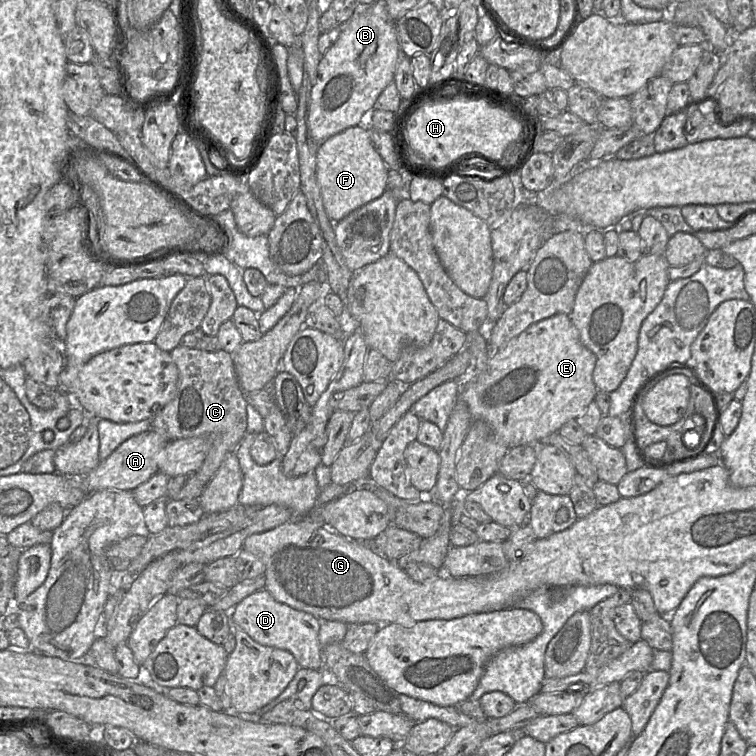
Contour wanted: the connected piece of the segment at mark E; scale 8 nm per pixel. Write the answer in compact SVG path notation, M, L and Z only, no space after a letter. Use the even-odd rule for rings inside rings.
M559 313L530 325L503 348L491 351L485 373L464 377L461 399L467 404L473 420L488 423L508 448L538 443L558 432L570 419L584 414L588 405L595 400L598 392L593 380L596 360L596 355L581 342L579 331L570 316Z

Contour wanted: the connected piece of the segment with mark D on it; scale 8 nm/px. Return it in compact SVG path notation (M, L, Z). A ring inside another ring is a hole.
M258 590L235 605L230 611L230 620L257 643L289 651L299 667L323 669L323 649L318 640L318 618L276 601L267 590Z

